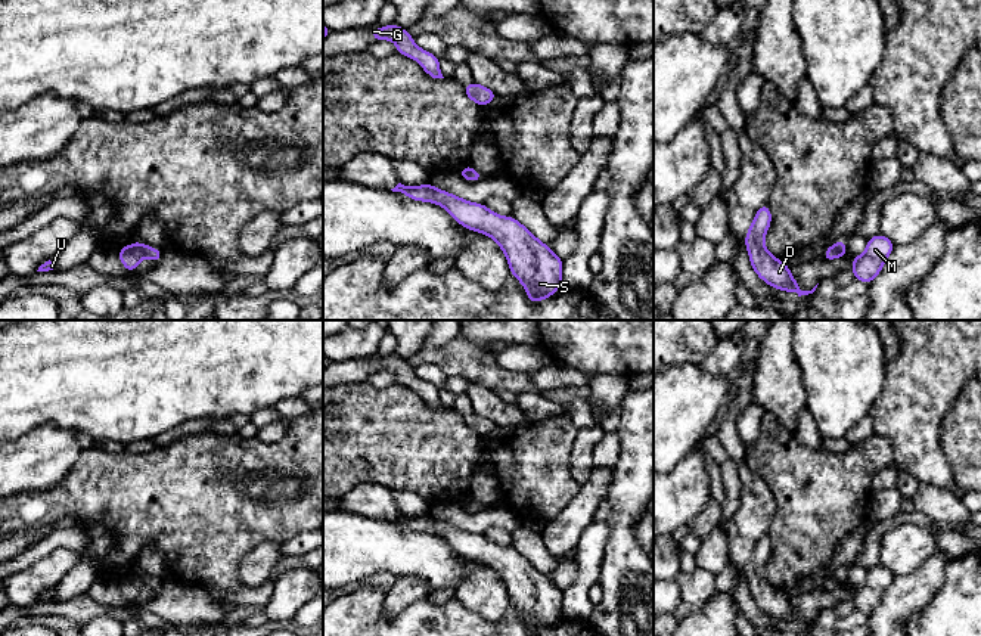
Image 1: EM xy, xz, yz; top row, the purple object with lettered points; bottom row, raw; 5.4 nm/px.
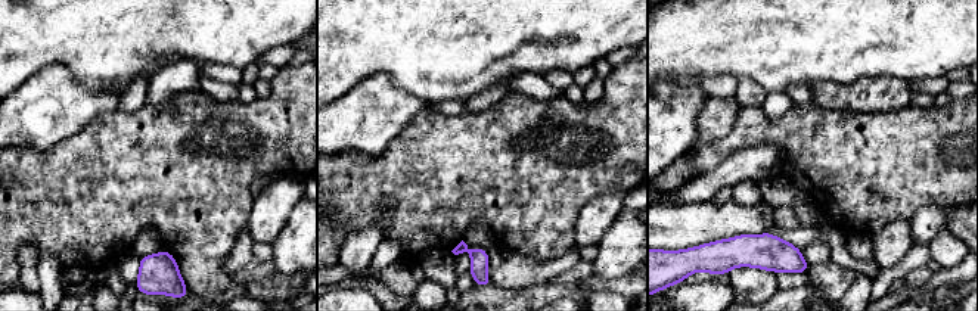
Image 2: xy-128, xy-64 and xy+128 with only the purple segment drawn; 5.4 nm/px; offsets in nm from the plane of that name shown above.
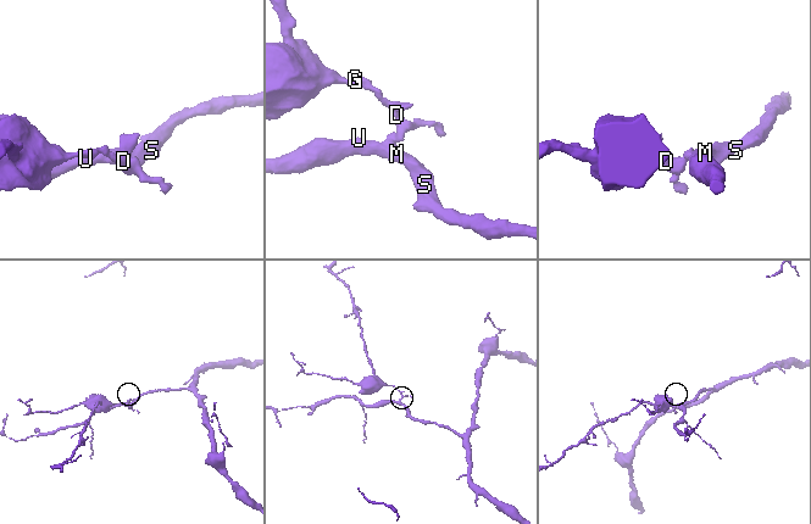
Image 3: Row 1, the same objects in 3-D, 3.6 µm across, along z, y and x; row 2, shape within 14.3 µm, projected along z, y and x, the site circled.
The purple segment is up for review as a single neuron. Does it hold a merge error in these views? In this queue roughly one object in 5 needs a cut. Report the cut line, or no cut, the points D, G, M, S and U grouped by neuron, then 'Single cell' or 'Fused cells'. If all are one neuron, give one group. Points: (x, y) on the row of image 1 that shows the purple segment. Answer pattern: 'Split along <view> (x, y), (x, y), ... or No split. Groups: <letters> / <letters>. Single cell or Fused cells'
Split along xy (137, 241), (145, 254). Groups: D G / M S U. Fused cells

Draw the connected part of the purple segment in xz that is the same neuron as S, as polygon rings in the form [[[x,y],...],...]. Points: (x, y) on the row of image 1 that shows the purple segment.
[[[398,183],[391,190],[413,201],[438,204],[463,227],[493,238],[507,257],[510,274],[524,285],[531,303],[549,298],[564,286],[564,260],[513,217],[497,215],[484,204],[472,204],[429,183],[415,187]]]

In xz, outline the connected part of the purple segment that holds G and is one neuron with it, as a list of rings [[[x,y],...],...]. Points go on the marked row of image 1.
[[[395,24],[382,27],[381,30],[372,28],[370,35],[379,40],[392,40],[397,44],[397,53],[406,55],[420,63],[428,75],[432,78],[444,78],[440,71],[440,59],[426,52],[419,49],[413,37],[404,30],[397,27]]]

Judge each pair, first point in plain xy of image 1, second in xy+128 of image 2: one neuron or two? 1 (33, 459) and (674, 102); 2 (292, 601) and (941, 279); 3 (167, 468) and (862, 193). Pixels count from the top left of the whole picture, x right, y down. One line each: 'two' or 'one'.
1: one
2: two
3: one

